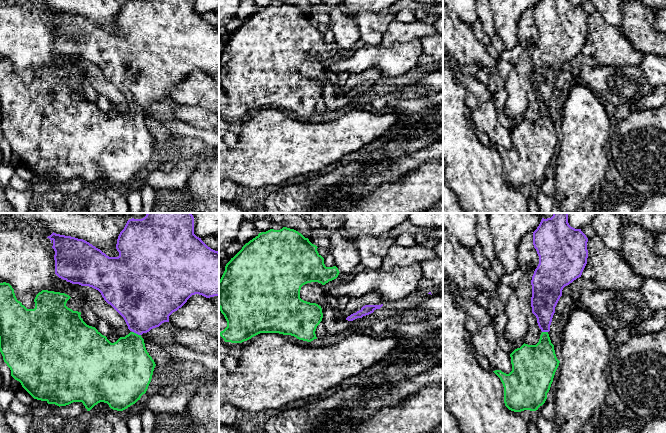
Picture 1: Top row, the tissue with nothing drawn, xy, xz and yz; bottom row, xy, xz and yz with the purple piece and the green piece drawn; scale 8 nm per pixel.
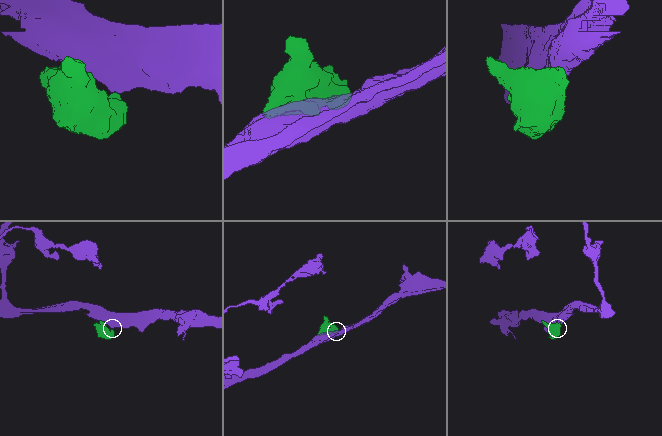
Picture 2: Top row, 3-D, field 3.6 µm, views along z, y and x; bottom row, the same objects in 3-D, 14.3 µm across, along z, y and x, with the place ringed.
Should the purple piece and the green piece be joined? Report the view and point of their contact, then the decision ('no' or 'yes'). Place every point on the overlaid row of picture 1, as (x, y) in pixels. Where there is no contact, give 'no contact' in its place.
contact xy (136, 333); yes

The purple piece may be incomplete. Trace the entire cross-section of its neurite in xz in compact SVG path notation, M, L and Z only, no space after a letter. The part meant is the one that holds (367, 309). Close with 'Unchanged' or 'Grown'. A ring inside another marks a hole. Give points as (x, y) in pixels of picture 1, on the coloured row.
M381 304L381 305L365 305L356 313L353 313L350 316L348 316L346 318L346 320L353 321L357 318L362 318L363 316L373 313L376 309L380 309L382 306L383 306L383 304Z. Unchanged

